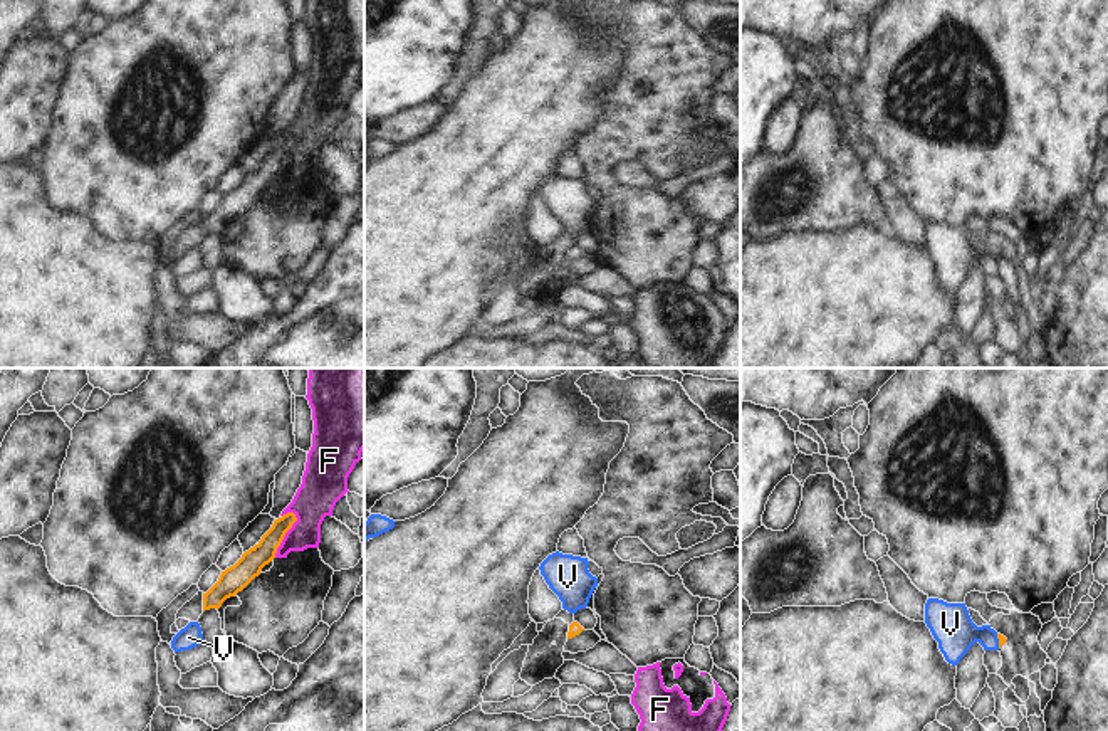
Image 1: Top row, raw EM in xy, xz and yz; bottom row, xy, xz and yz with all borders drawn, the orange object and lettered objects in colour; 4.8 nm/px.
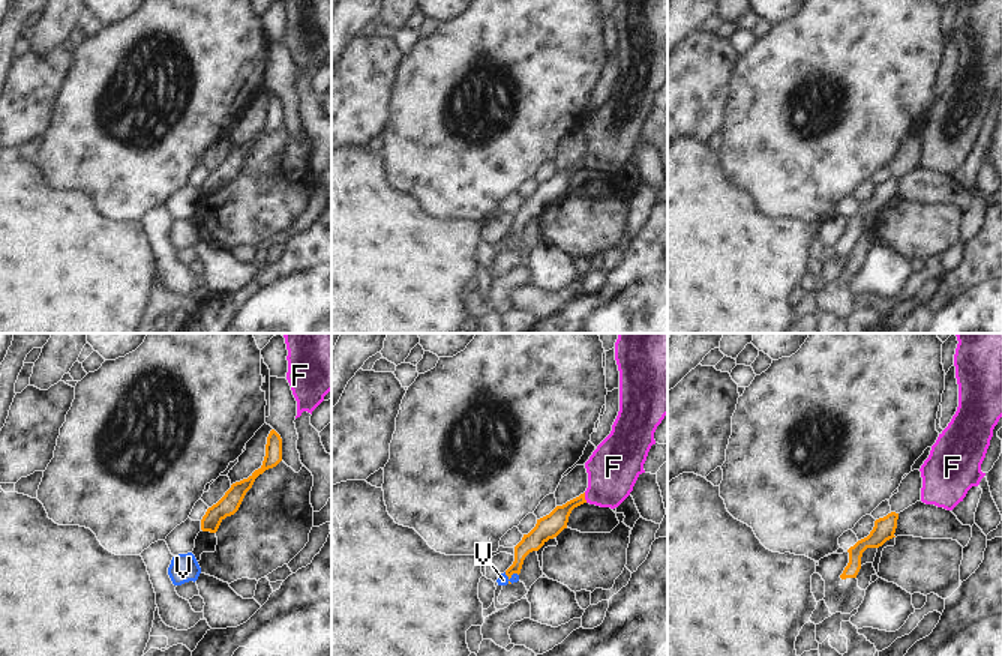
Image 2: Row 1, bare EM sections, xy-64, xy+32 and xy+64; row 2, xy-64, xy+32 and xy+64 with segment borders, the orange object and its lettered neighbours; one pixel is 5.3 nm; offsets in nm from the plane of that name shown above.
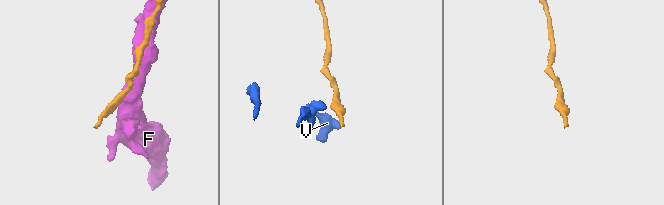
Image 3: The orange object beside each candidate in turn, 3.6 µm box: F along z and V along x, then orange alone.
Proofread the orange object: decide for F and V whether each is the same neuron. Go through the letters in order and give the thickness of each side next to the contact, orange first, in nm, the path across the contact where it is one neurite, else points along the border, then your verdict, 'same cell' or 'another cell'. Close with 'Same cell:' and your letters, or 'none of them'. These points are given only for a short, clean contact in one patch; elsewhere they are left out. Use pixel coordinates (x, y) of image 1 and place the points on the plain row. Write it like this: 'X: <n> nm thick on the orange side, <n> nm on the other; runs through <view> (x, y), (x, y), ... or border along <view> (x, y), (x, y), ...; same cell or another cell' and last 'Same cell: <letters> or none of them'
F: 120 nm thick on the orange side, 190 nm on the other; another cell
V: 40 nm thick on the orange side, 200 nm on the other; border along yz (996, 257), (999, 271); another cell
Same cell: none of them

